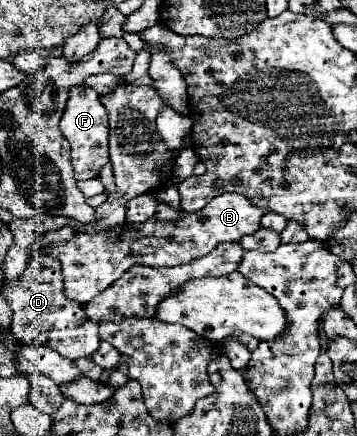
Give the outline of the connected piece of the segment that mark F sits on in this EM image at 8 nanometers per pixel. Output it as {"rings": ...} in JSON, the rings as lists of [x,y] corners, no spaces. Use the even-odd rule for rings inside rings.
{"rings":[[[77,85],[69,89],[69,101],[63,111],[61,133],[71,143],[71,163],[75,169],[75,179],[91,179],[97,177],[101,167],[107,163],[107,149],[109,149],[109,127],[107,127],[107,109],[99,99],[99,93],[93,87]]]}

